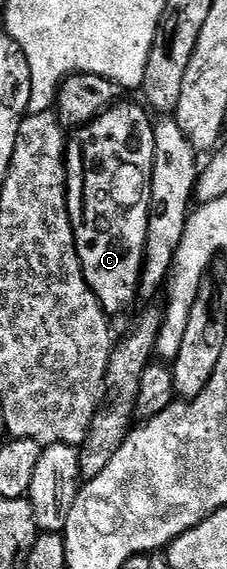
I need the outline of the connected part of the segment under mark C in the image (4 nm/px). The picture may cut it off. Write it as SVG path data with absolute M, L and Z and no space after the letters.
M119 101L91 123L72 130L69 135L70 150L79 154L79 159L71 157L67 160L67 212L75 234L75 248L83 266L85 281L111 317L115 317L118 311L125 310L131 302L136 302L139 274L143 271L143 254L147 248L155 123L147 116L148 108L143 107Z

